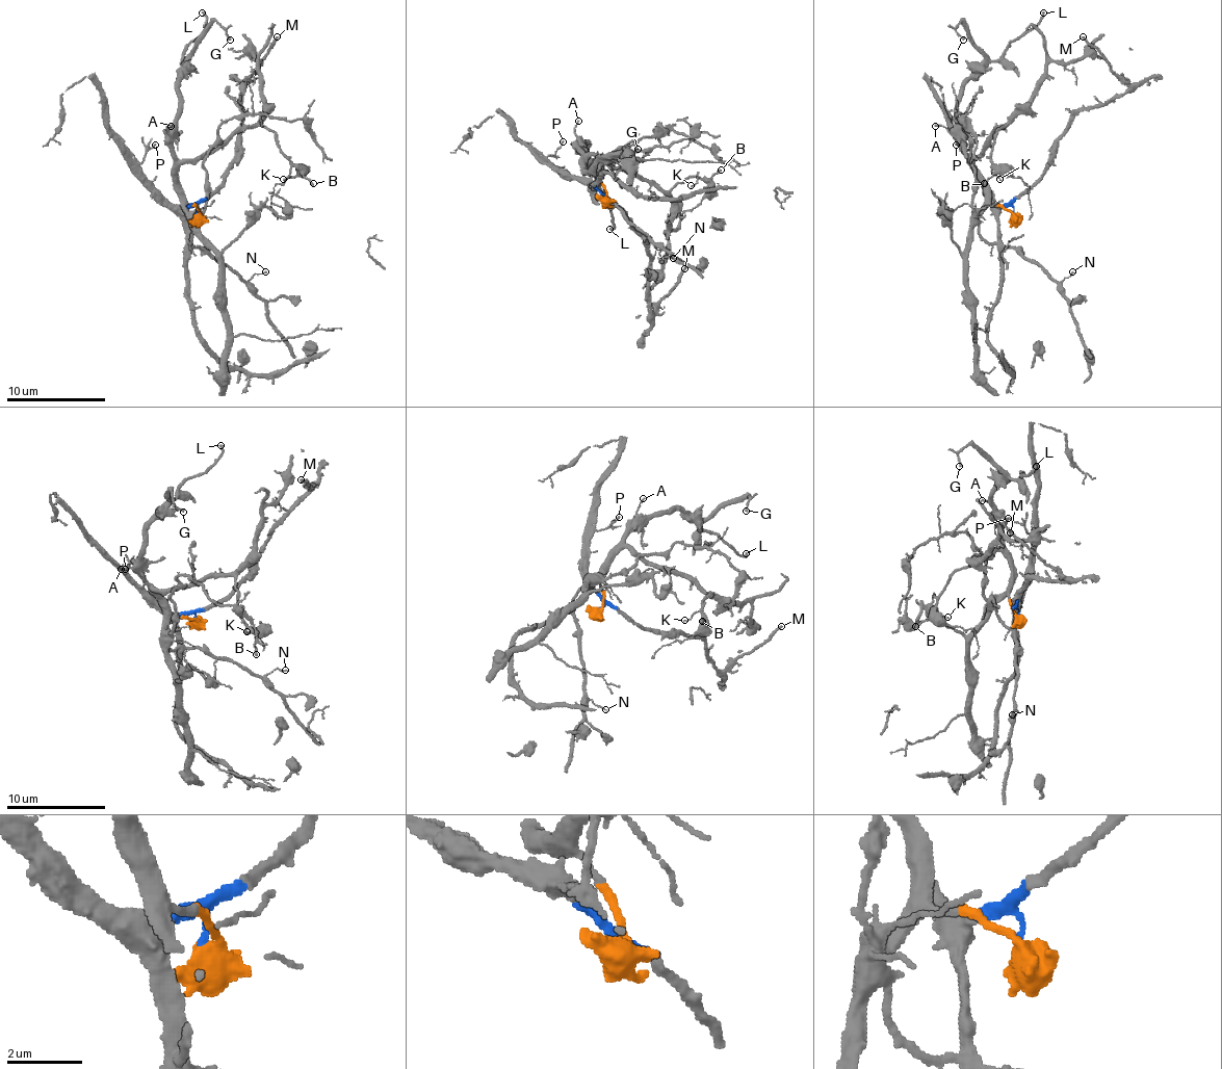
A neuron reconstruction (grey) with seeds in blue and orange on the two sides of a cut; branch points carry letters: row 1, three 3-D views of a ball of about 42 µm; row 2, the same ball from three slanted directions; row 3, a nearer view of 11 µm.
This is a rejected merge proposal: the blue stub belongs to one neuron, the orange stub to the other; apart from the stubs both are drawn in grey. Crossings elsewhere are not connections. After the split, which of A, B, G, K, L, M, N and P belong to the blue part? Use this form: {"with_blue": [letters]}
{"with_blue": ["M", "N", "P"]}

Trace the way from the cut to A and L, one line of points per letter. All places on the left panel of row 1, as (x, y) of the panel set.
A: (197, 214), (199, 211), (186, 202), (177, 172), (166, 128), (172, 125)
L: (197, 214), (177, 172), (177, 145), (179, 73), (186, 60), (184, 49), (204, 31), (201, 11)

